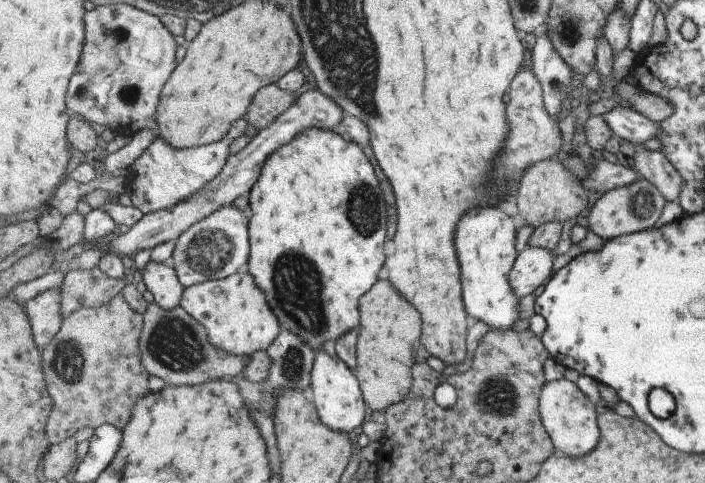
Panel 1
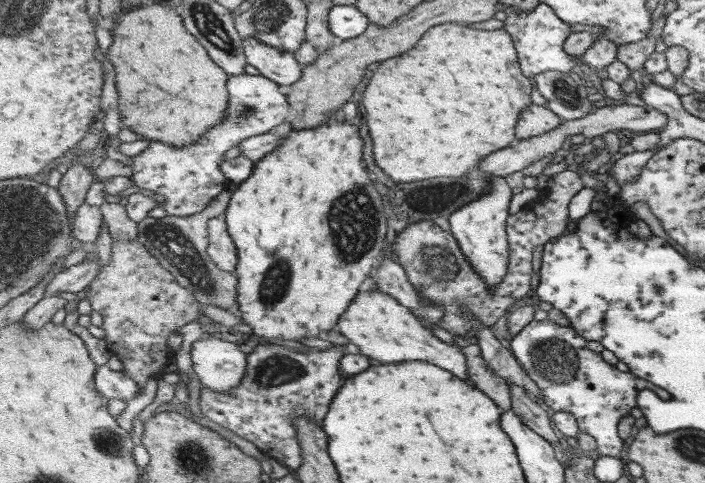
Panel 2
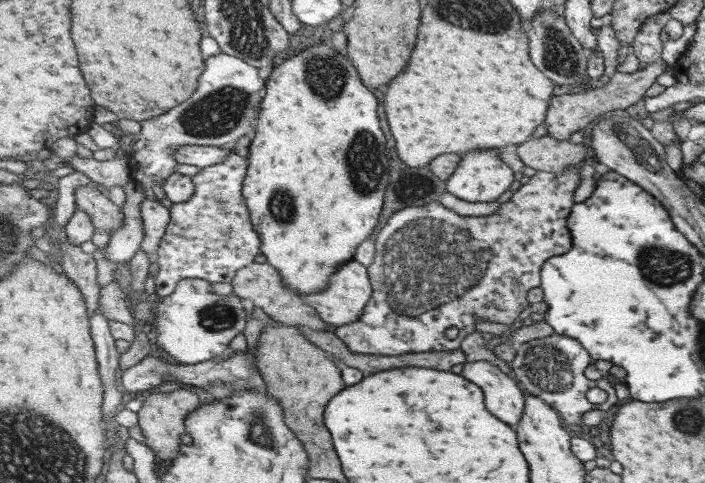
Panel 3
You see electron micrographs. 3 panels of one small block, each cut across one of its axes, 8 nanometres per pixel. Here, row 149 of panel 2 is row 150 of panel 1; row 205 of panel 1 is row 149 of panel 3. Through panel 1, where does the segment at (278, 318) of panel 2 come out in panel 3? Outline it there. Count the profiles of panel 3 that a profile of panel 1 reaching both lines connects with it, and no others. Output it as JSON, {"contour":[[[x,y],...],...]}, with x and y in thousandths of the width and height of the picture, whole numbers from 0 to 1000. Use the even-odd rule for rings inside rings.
{"contour":[[[467,85],[435,95],[433,104],[404,120],[404,128],[387,137],[384,147],[376,151],[380,170],[379,197],[372,211],[362,286],[356,290],[352,364],[346,377],[348,414],[350,414],[353,435],[357,437],[359,468],[363,470],[373,497],[374,530],[380,536],[382,547],[399,563],[404,588],[428,613],[452,609],[464,600],[472,567],[504,534],[506,513],[515,501],[530,495],[530,487],[543,462],[543,451],[540,451],[540,439],[545,439],[543,414],[546,414],[546,393],[549,393],[552,364],[555,364],[555,340],[549,331],[549,286],[543,282],[543,269],[538,257],[538,211],[532,195],[515,178],[509,149],[501,141],[501,133],[481,108],[470,104],[470,95]]]}

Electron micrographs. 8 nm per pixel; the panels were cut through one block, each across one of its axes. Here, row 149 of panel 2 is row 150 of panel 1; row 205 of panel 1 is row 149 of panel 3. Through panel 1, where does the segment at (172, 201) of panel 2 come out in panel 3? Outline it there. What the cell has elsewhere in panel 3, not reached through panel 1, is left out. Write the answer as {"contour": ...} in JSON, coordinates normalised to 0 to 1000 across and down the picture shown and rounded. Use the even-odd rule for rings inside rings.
{"contour":[[[312,108],[296,116],[291,124],[291,149],[285,153],[284,176],[274,195],[272,203],[260,211],[248,226],[240,228],[228,240],[204,248],[199,253],[200,269],[196,275],[196,290],[191,294],[191,311],[186,315],[184,329],[190,342],[190,369],[196,381],[203,385],[203,398],[209,402],[206,420],[200,424],[200,443],[203,443],[203,460],[206,460],[207,487],[201,505],[201,518],[210,530],[223,526],[228,509],[228,499],[234,489],[240,462],[244,451],[244,437],[237,427],[231,427],[220,406],[220,398],[214,389],[220,385],[231,387],[231,377],[237,375],[240,366],[248,360],[248,344],[254,344],[254,333],[248,325],[248,311],[254,302],[309,302],[328,304],[336,298],[345,282],[362,286],[365,253],[369,244],[372,211],[377,203],[380,176],[377,153],[372,151],[369,143],[359,137],[356,130],[348,128],[343,120],[336,120],[319,108]]]}

